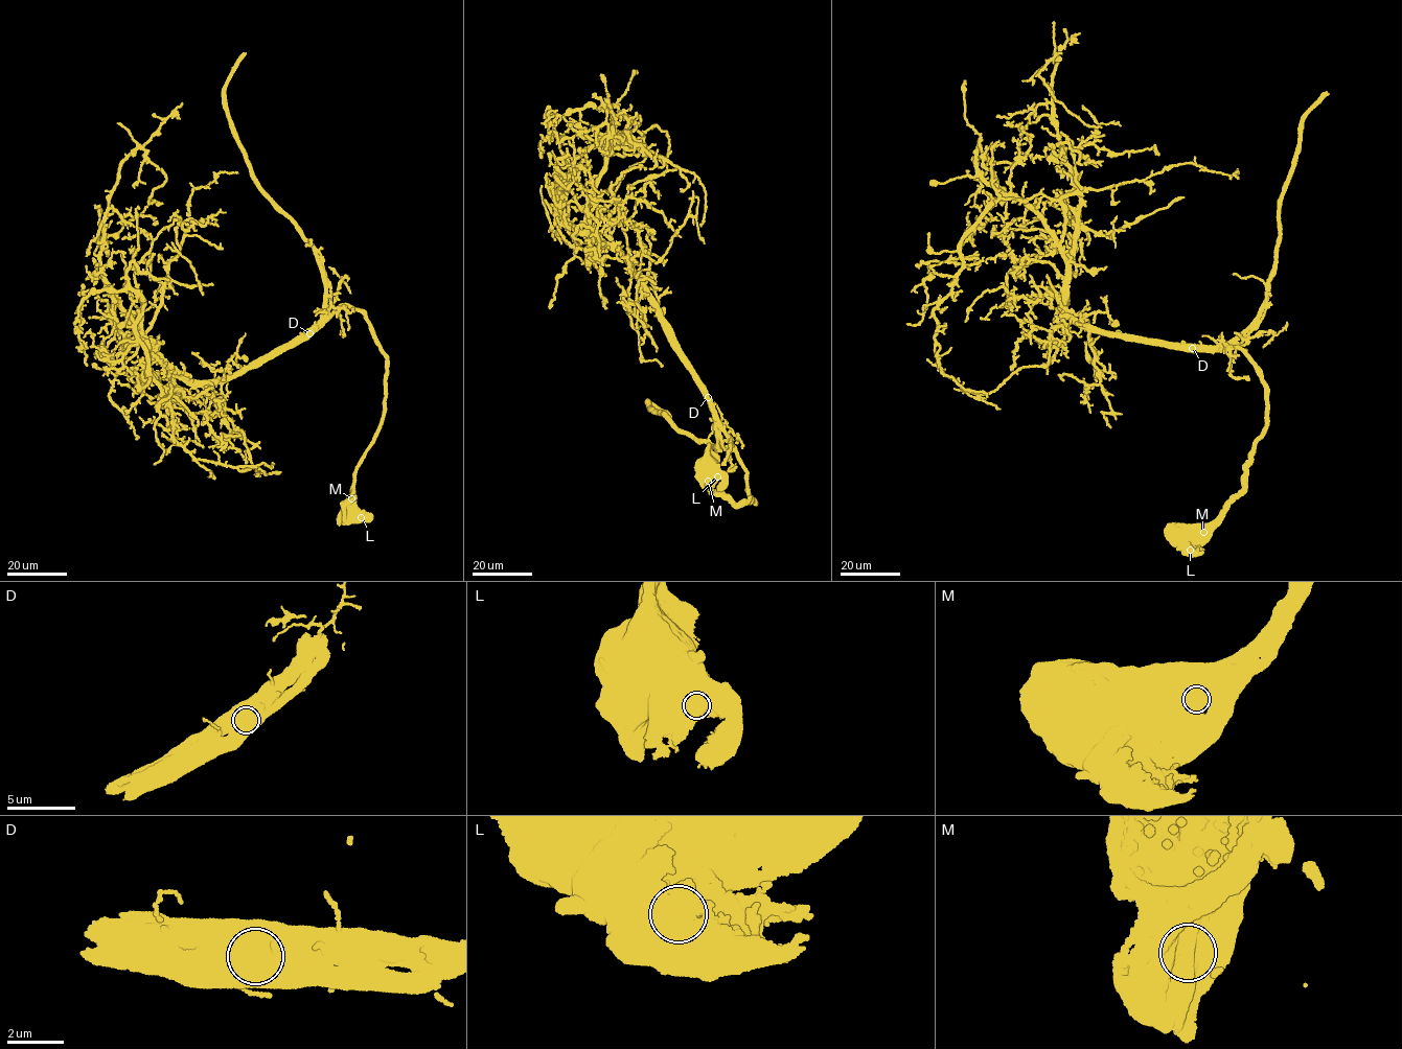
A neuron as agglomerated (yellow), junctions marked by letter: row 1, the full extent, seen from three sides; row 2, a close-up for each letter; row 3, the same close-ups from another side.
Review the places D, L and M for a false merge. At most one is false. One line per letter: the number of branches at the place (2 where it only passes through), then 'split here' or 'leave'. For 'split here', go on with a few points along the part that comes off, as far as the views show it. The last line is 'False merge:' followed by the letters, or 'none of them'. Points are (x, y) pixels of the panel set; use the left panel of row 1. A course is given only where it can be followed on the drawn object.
D: 1 | leave
L: 1 | leave
M: 1 | leave
False merge: none of them

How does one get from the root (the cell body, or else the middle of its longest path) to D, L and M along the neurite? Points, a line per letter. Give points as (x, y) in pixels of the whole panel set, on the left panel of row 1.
D: (348, 515), (343, 509), (355, 469), (382, 420), (387, 363), (367, 316), (344, 304), (309, 333)
L: (348, 515), (343, 510), (361, 517)
M: (348, 515), (343, 509), (351, 498)

